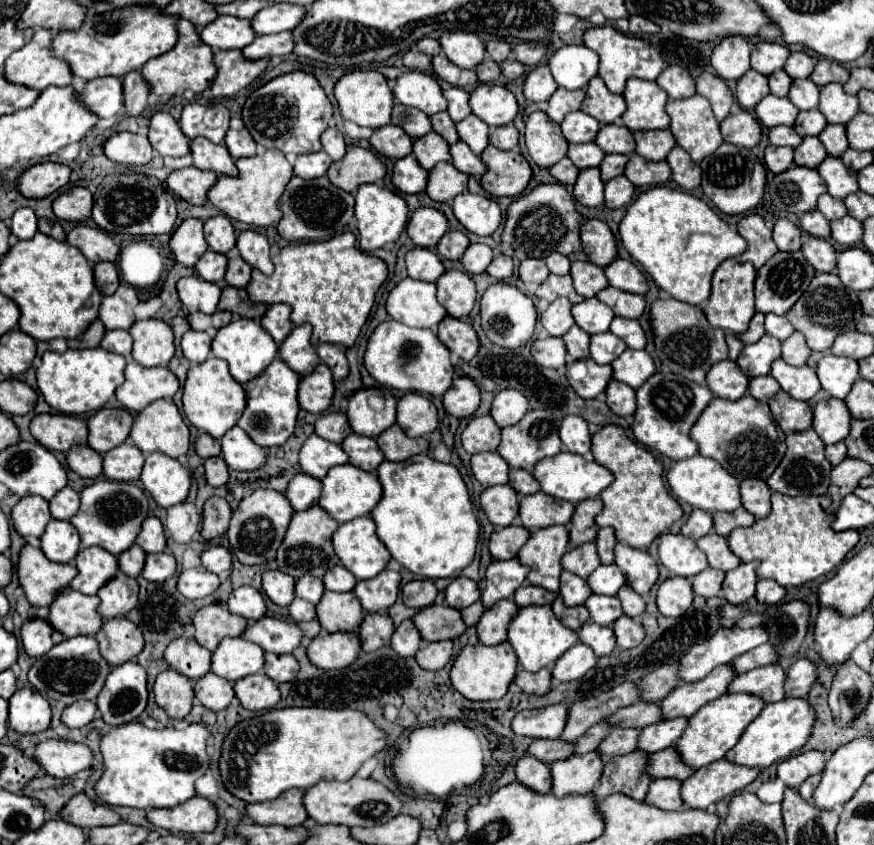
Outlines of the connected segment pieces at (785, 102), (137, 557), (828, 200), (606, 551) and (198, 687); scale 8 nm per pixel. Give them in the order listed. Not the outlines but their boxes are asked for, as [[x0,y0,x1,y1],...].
[[755,95,799,127],[117,545,147,577],[817,193,847,221],[595,527,615,563],[193,673,235,711]]

